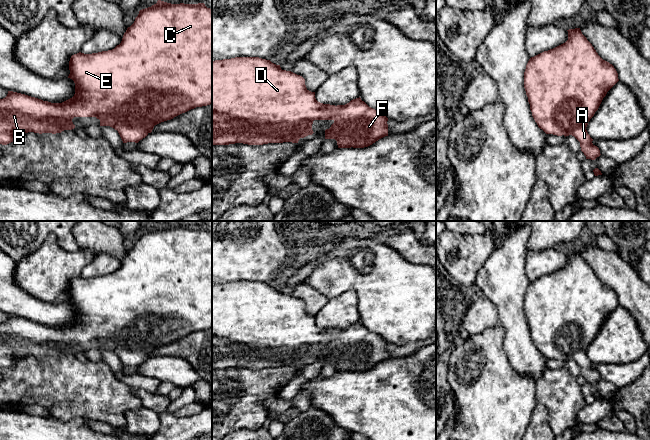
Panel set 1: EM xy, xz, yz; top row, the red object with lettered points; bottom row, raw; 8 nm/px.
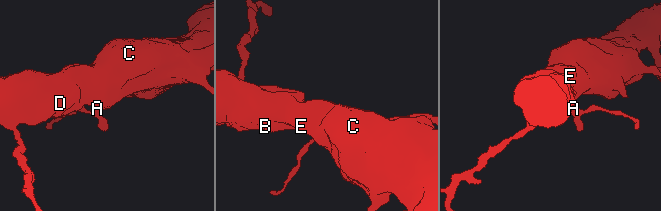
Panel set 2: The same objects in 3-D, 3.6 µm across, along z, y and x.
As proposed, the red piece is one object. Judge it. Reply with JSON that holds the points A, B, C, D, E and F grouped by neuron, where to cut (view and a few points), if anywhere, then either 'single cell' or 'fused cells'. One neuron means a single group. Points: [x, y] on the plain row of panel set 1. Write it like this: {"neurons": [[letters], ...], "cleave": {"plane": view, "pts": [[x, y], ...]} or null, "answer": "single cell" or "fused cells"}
{"neurons": [["A", "B", "C", "D", "E", "F"]], "cleave": null, "answer": "single cell"}

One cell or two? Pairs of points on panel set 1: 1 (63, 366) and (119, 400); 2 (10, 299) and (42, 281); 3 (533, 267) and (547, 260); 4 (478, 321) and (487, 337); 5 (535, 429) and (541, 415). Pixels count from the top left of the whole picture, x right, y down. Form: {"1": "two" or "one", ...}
{"1": "one", "2": "two", "3": "one", "4": "two", "5": "one"}

